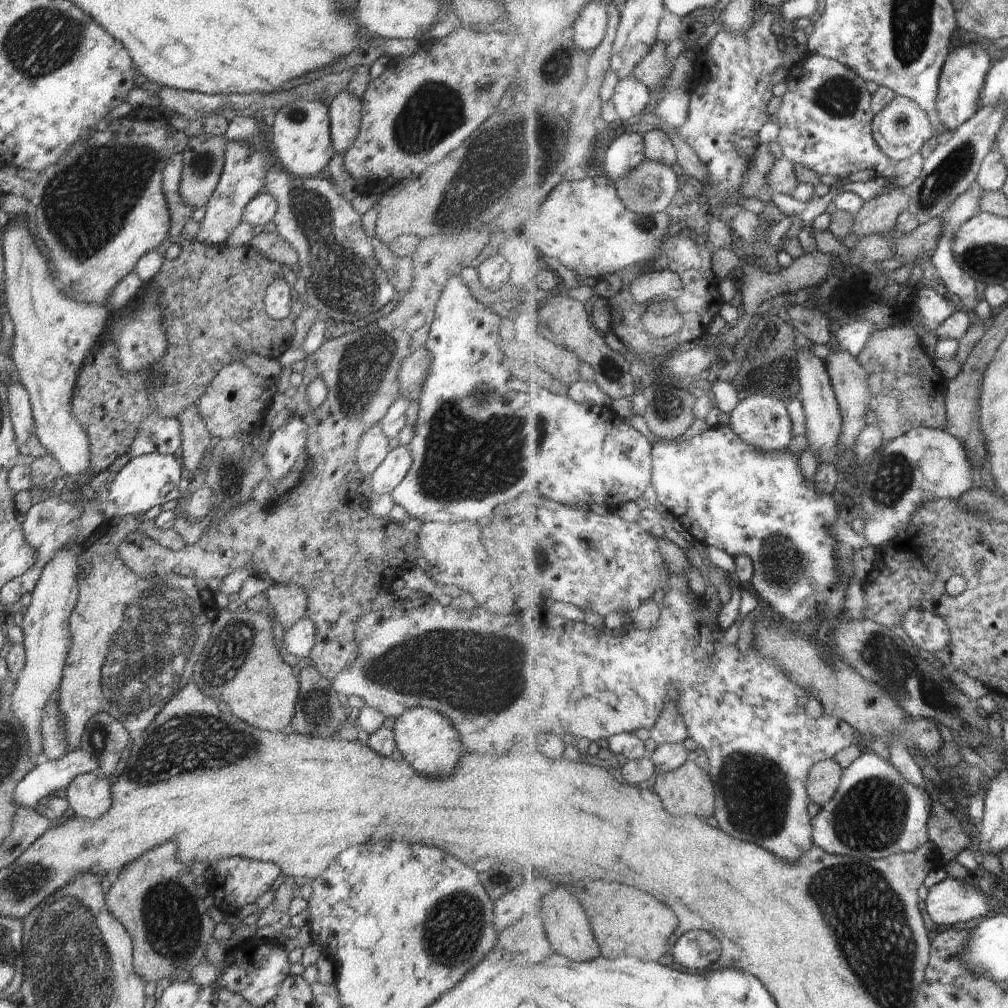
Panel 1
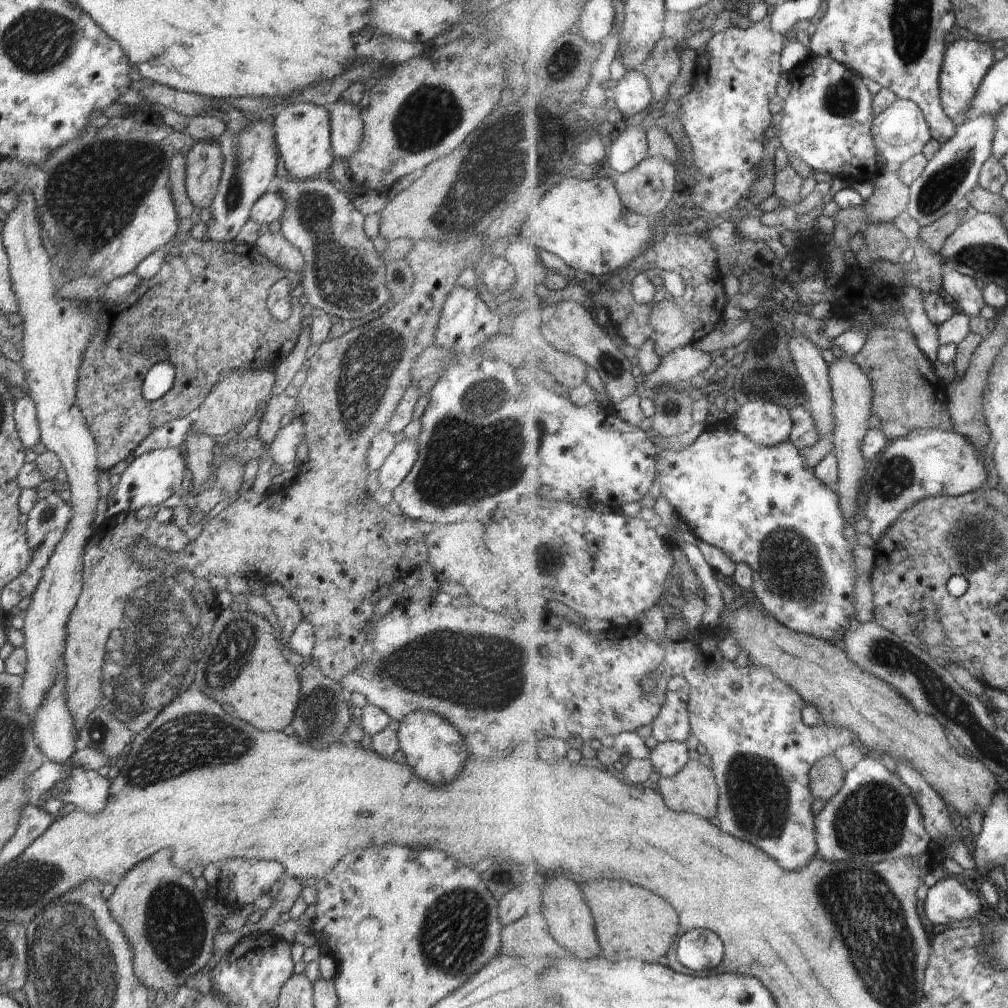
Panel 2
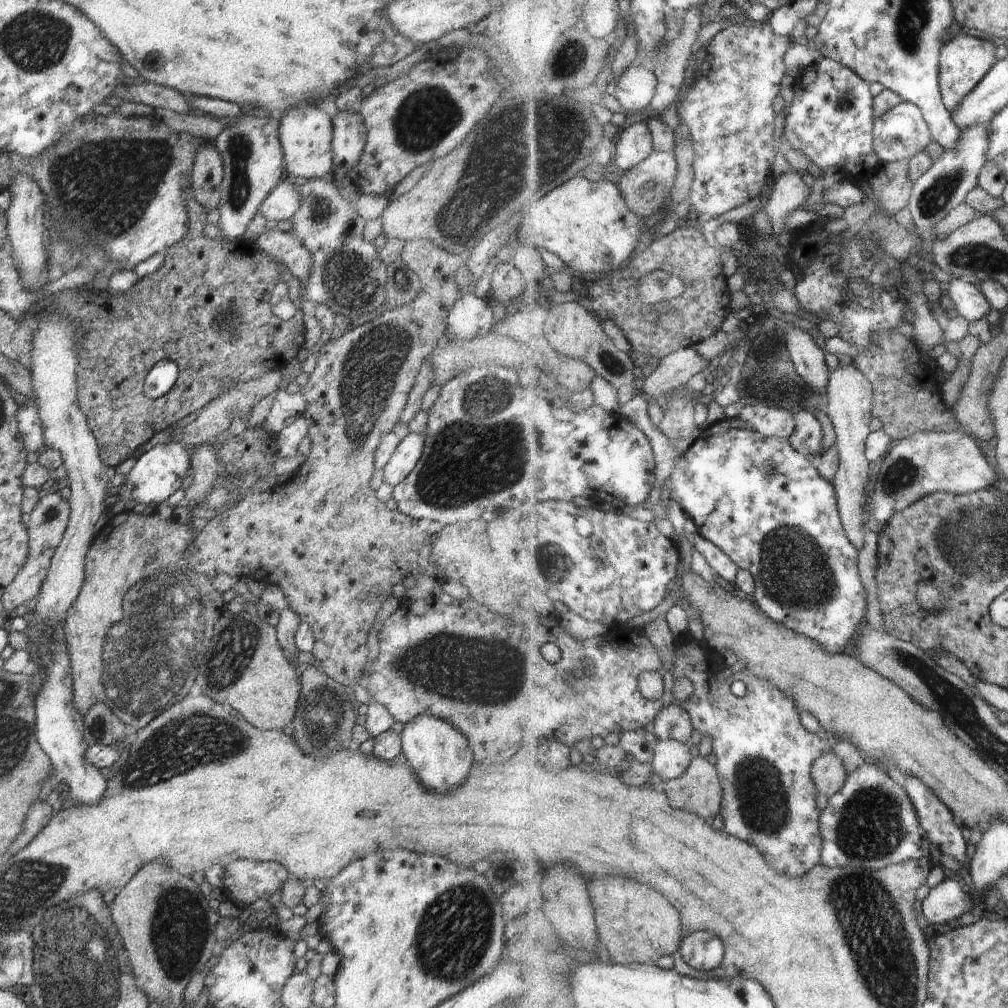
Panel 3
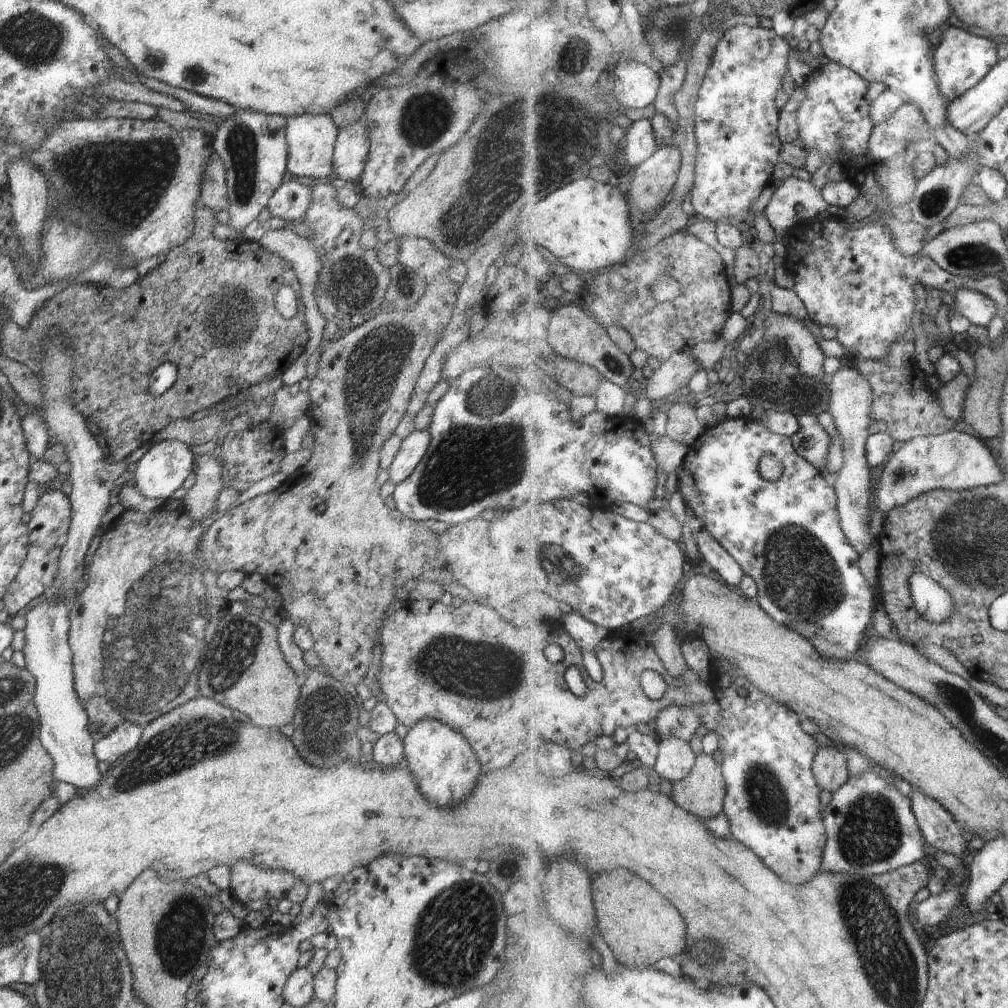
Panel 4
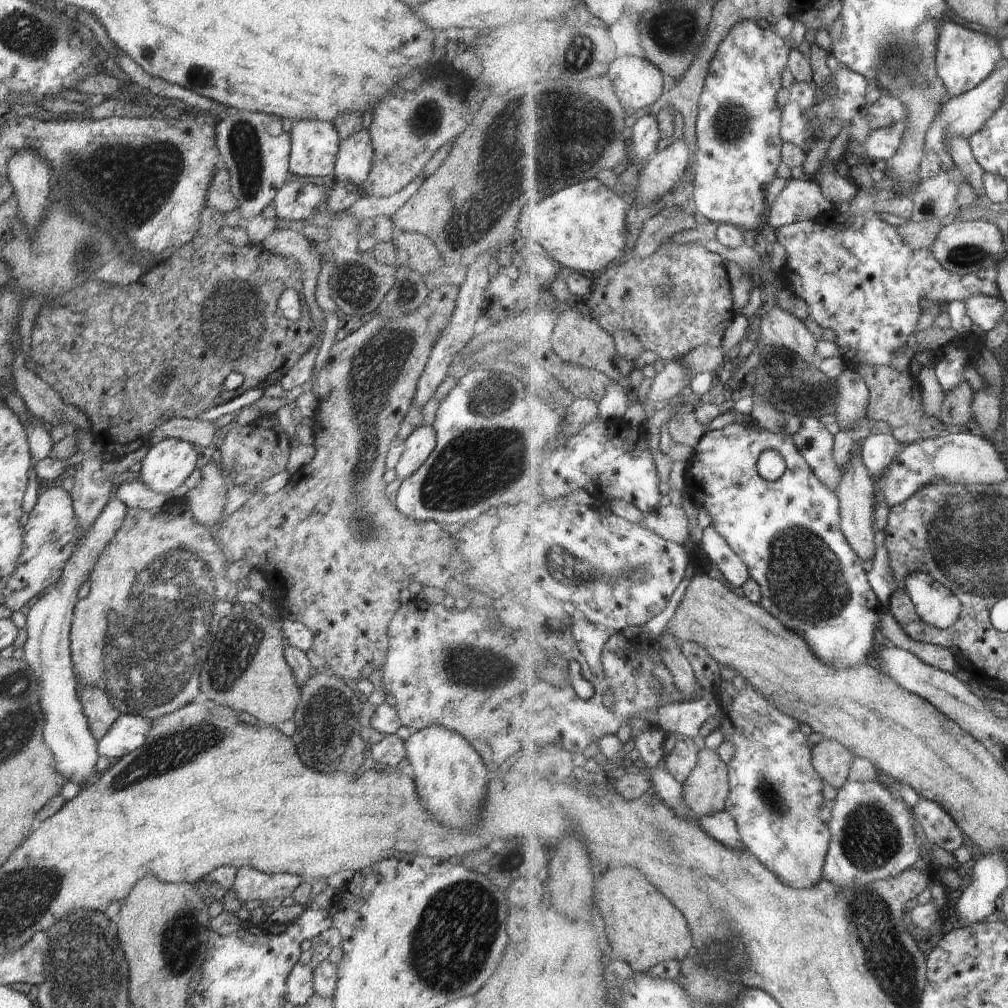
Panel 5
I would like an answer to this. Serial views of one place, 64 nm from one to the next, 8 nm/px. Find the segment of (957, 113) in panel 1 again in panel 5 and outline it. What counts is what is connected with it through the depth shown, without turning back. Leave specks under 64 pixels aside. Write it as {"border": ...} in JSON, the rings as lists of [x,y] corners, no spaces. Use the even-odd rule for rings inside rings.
{"border":[[[943,21],[940,29],[939,52],[936,56],[938,74],[944,80],[950,98],[966,94],[994,74],[1004,57],[1002,42],[994,36],[971,30],[958,22]]]}

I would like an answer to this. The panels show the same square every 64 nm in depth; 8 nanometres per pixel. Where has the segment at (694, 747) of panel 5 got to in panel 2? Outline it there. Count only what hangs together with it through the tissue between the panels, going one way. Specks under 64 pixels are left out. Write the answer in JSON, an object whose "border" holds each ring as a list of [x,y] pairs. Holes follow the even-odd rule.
{"border":[[[671,741],[658,743],[651,752],[651,762],[655,765],[657,776],[676,777],[688,765],[690,748],[686,743]]]}

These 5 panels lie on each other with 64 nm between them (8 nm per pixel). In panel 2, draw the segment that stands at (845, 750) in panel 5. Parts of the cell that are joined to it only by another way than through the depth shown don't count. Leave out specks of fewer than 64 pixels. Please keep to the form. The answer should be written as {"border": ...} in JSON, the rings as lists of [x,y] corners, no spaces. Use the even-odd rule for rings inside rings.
{"border":[[[835,755],[820,760],[811,773],[811,788],[815,798],[829,802],[843,790],[846,778],[847,771]]]}

